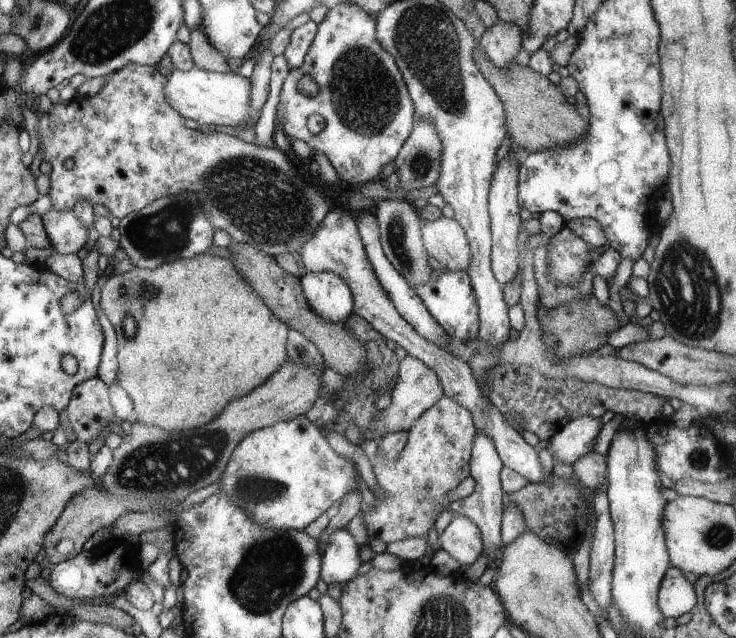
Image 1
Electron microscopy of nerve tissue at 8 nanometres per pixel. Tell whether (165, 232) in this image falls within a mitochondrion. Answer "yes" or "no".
yes

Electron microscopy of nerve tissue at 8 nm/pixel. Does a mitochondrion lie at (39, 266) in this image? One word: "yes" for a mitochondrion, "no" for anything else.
no

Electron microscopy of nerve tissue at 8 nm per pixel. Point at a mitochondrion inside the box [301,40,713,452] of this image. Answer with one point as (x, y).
(366, 97)

